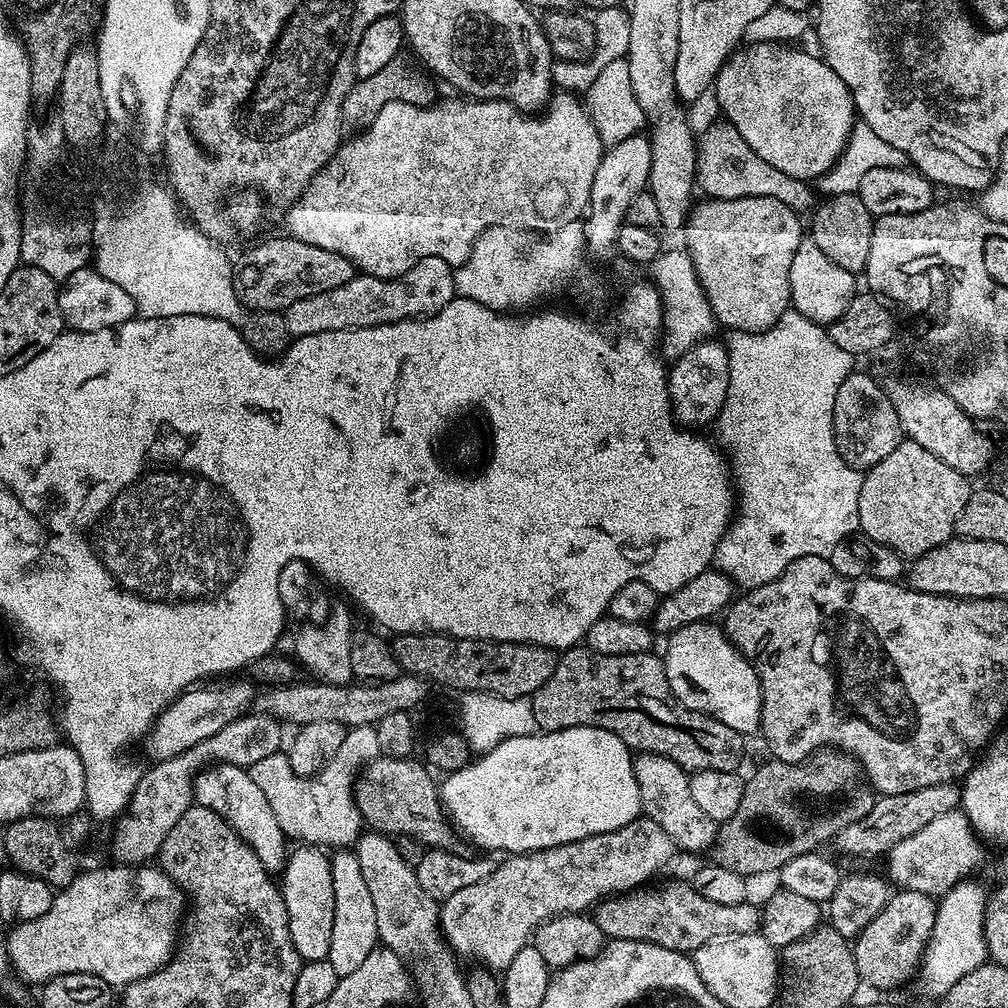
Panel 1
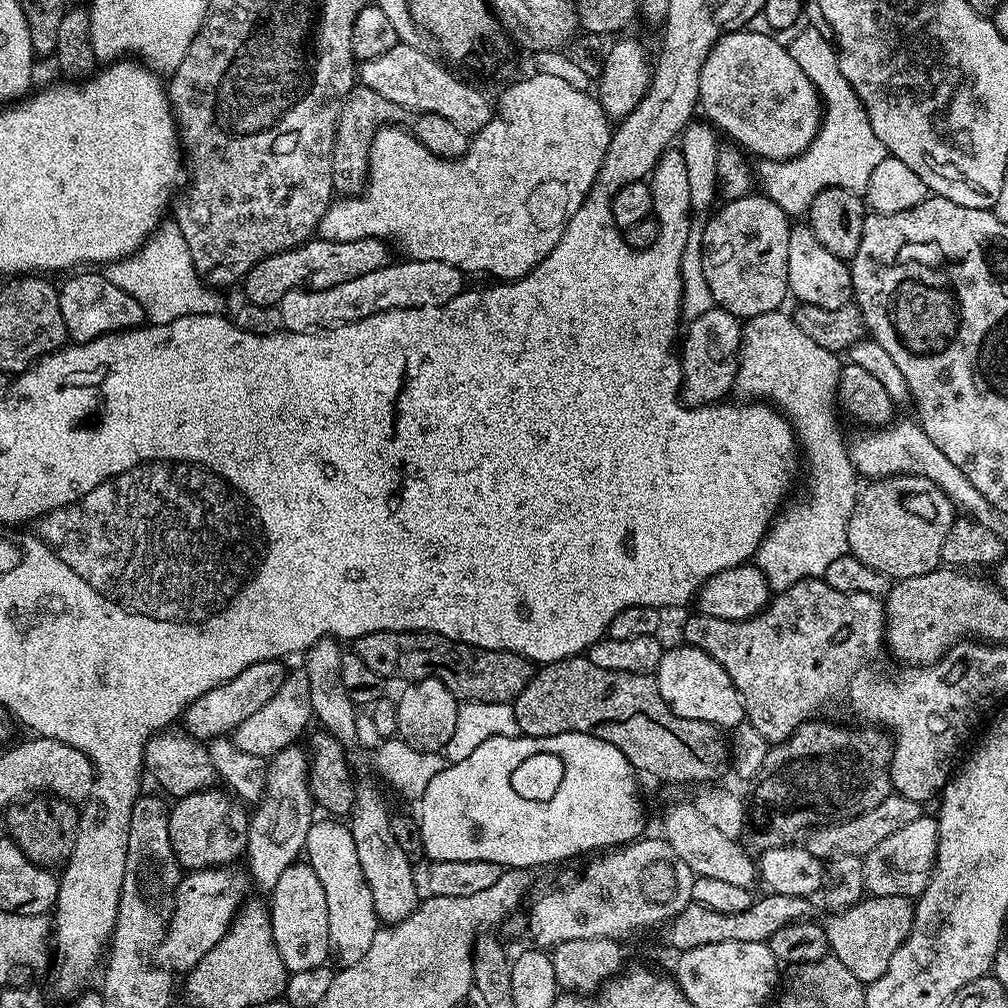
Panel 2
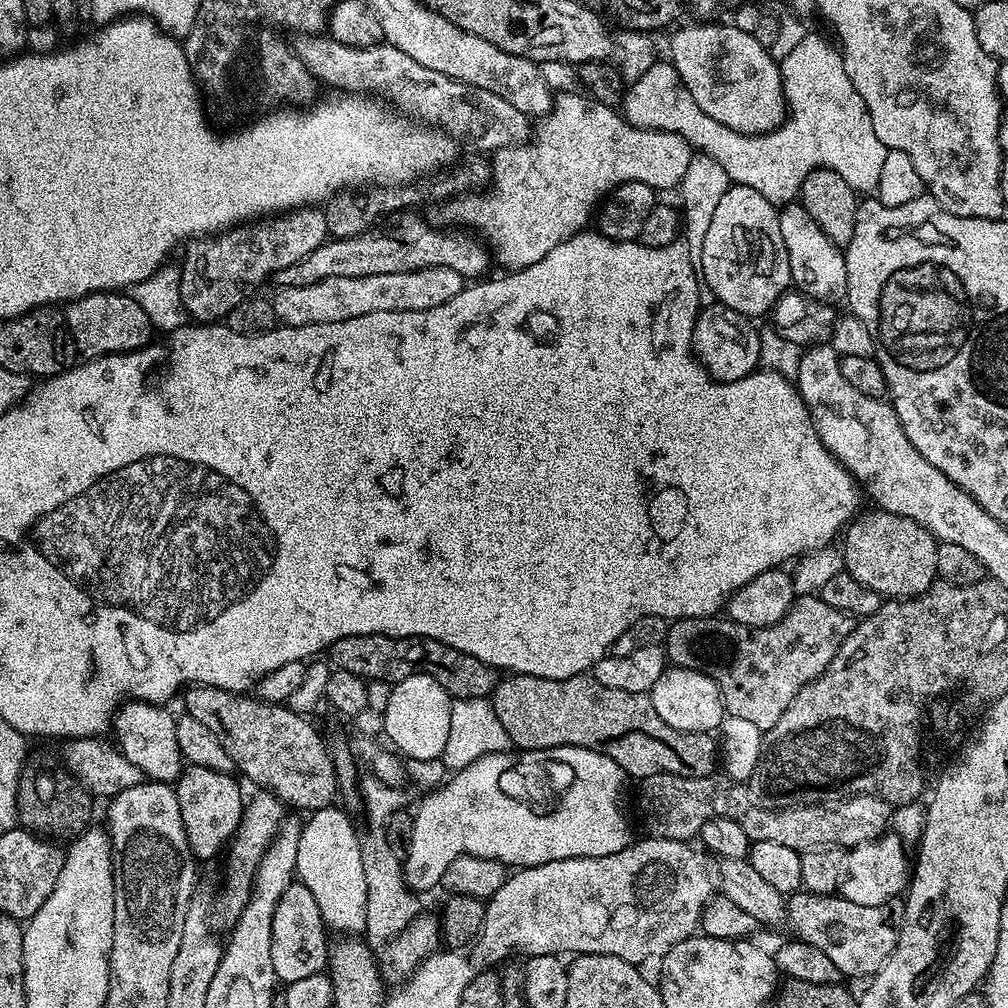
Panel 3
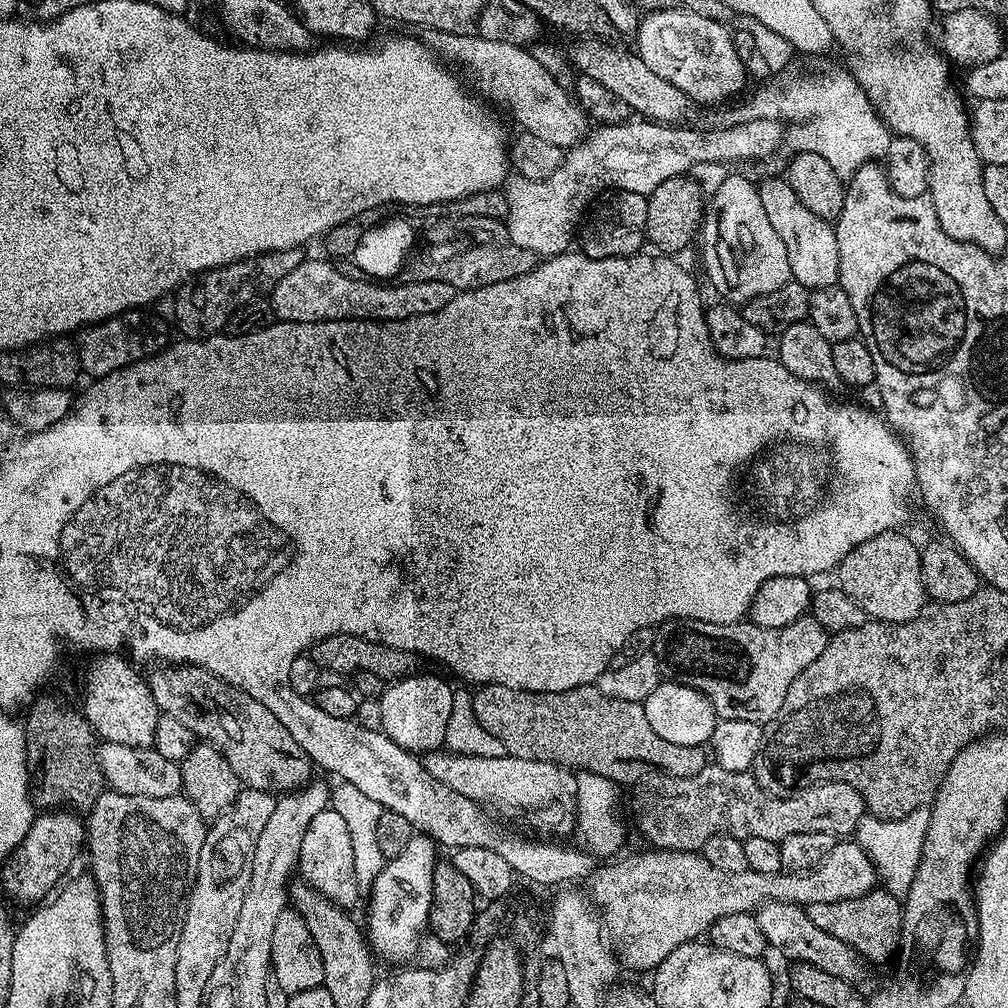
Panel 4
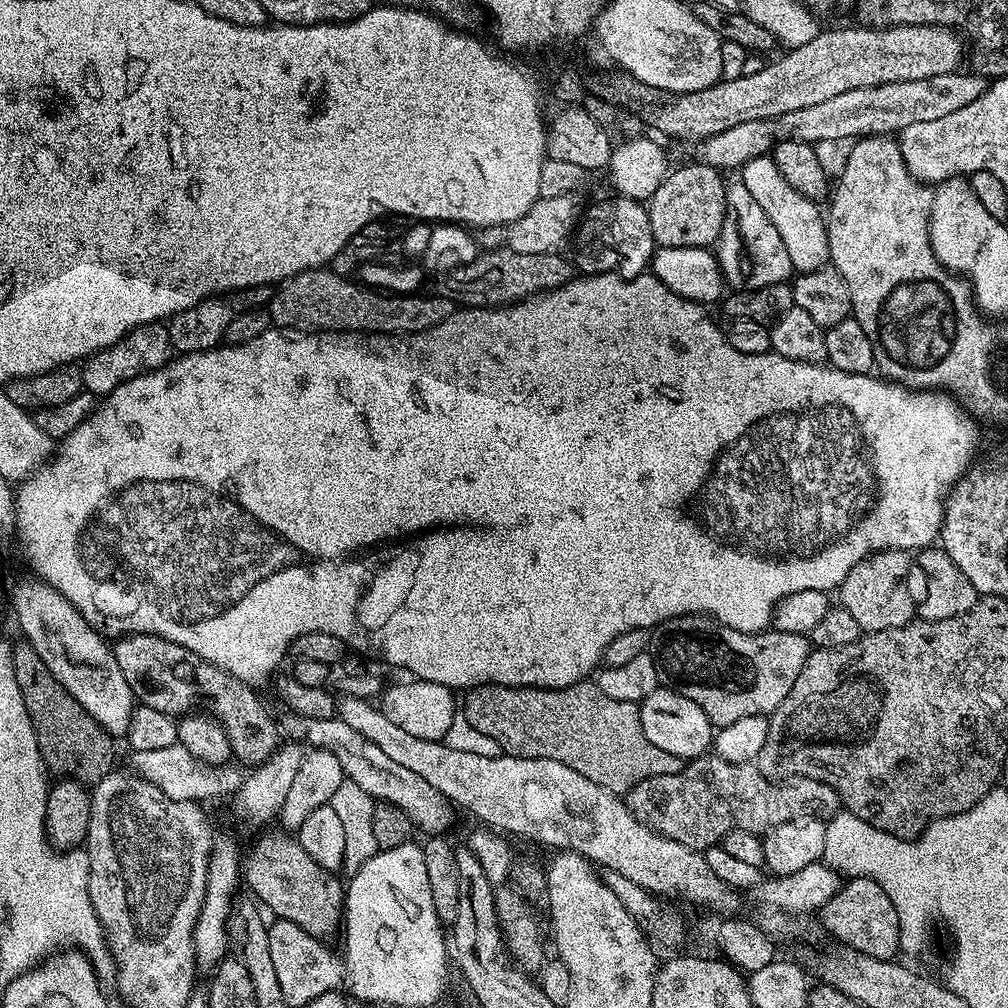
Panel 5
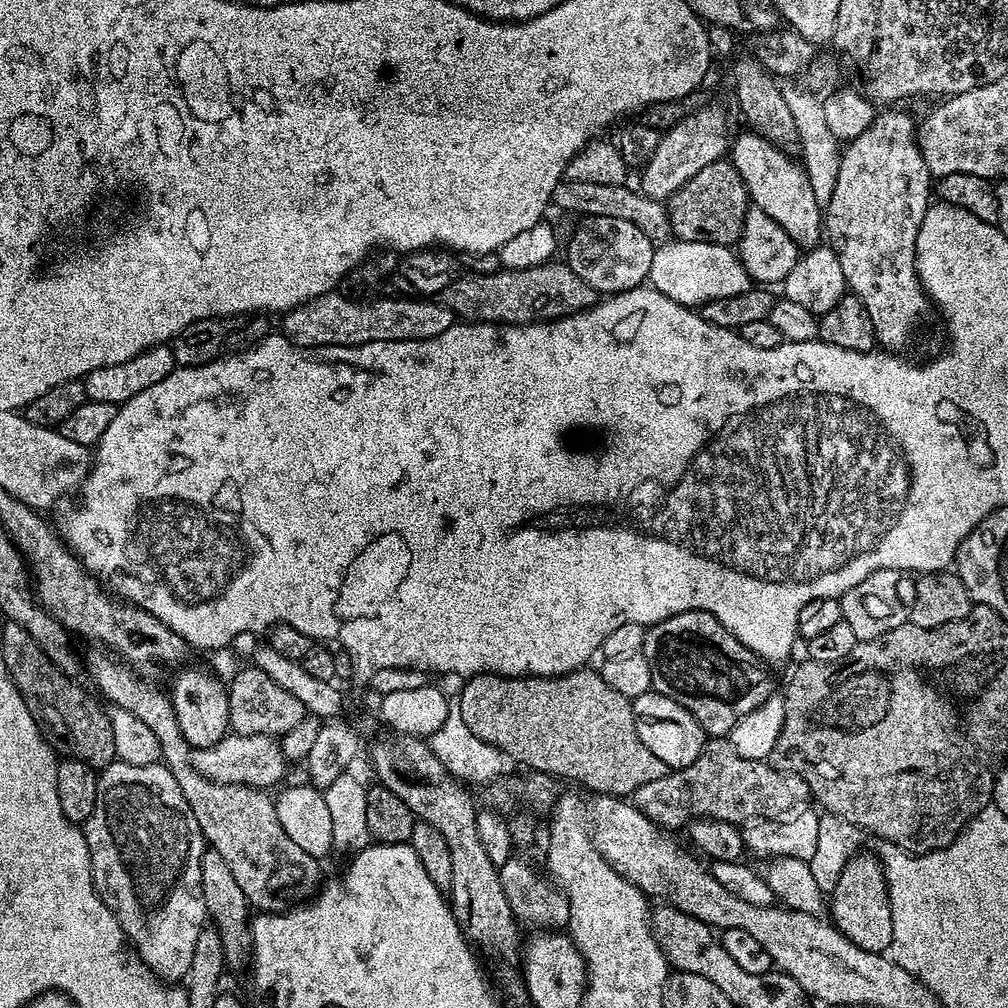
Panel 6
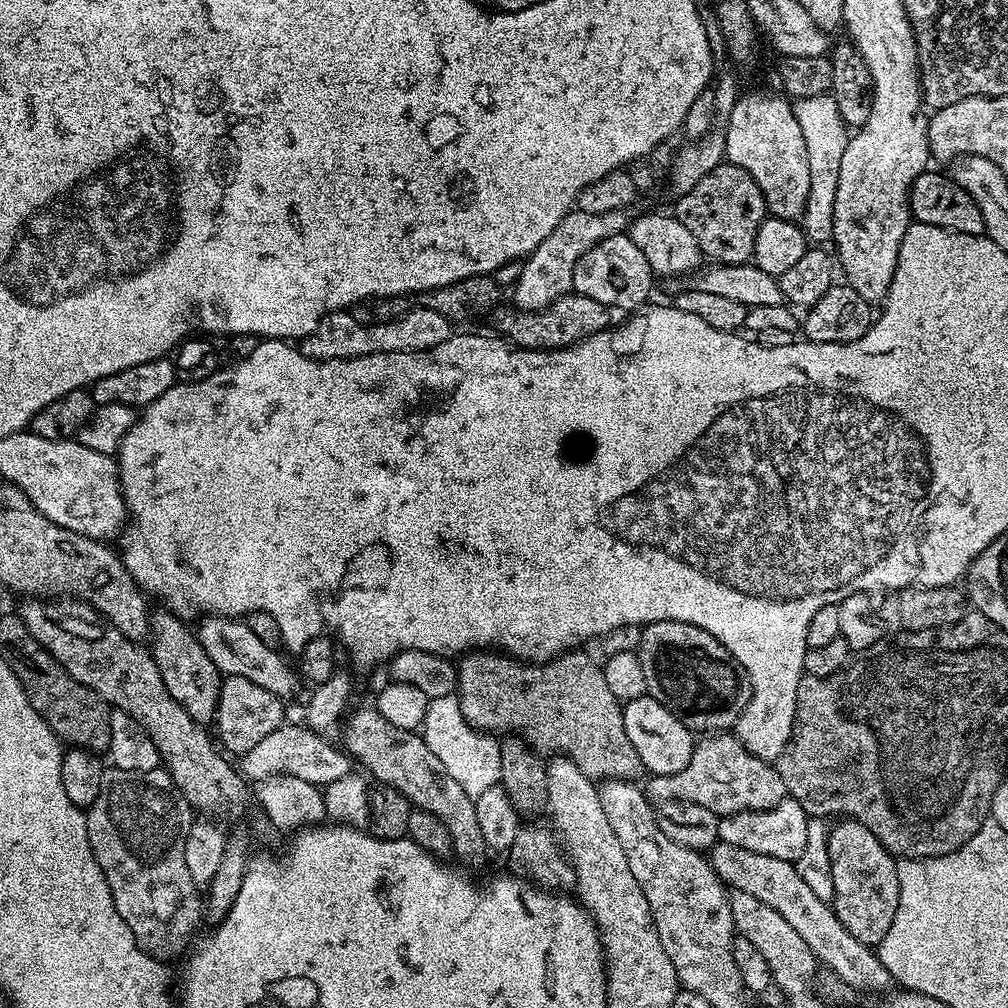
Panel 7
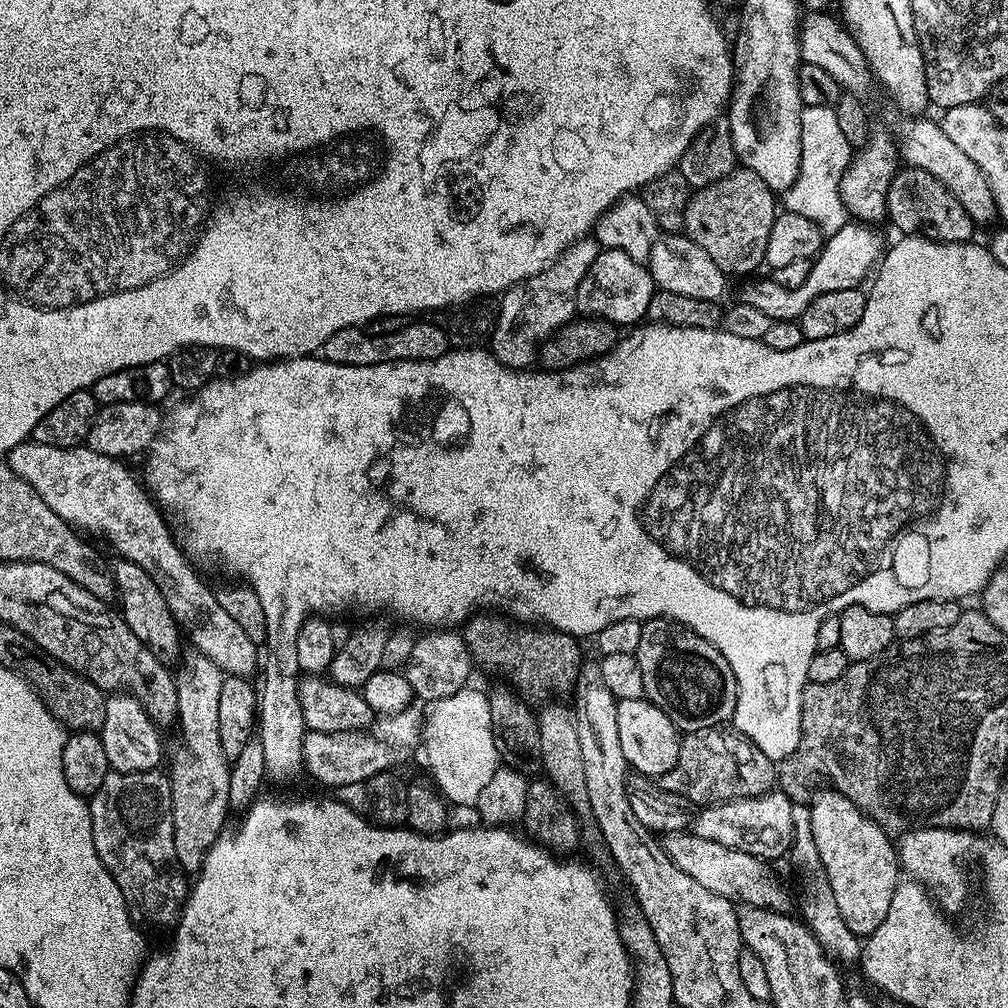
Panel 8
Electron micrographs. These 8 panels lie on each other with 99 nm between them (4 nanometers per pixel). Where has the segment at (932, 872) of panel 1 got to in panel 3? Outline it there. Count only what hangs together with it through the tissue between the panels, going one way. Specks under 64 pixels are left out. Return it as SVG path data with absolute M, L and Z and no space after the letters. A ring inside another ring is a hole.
M895 834L879 836L877 840L871 840L865 844L859 844L851 849L848 856L842 860L842 875L840 878L839 895L846 897L850 902L858 906L882 906L888 900L897 899L907 889L910 883L910 852L907 852L905 841Z

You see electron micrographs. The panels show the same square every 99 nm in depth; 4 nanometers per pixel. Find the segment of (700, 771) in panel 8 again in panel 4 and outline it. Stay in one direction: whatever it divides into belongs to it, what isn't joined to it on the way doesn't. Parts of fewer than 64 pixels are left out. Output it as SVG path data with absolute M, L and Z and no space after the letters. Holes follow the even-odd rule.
M709 763L698 774L690 778L674 778L649 774L643 780L631 785L632 816L640 832L649 840L651 847L666 852L700 852L706 838L714 838L716 832L736 836L739 840L748 838L770 838L774 841L790 838L790 834L821 832L837 838L848 838L855 833L860 819L865 816L864 799L859 788L843 780L825 780L823 784L811 784L791 796L769 796L752 777L751 771L735 772L722 770L718 763Z

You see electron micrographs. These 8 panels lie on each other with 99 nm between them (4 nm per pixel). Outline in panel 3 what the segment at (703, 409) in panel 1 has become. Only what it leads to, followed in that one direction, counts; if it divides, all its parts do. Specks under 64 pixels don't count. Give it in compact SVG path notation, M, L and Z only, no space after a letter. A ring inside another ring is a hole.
M708 302L701 307L696 315L696 325L692 331L692 351L697 360L713 380L722 383L738 382L738 378L746 378L752 372L757 371L760 359L760 332L755 328L749 317L738 314L738 310L730 310L730 306L719 302Z

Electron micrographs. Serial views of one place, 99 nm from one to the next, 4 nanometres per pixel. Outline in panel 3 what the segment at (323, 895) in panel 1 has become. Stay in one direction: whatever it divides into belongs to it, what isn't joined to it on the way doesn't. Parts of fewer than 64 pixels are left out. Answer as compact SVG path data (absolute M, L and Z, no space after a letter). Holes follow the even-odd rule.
M293 882L274 909L272 957L277 981L290 985L298 982L298 978L325 971L330 944L324 941L324 935L326 929L314 894L304 884Z

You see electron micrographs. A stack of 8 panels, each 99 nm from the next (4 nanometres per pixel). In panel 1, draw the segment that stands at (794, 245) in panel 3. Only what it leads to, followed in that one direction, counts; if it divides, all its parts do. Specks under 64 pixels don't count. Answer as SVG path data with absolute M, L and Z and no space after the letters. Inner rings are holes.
M810 238L801 239L798 250L794 250L794 262L790 266L790 298L791 307L798 314L810 318L815 324L830 325L842 314L846 314L846 306L858 294L856 288L857 273L842 270Z

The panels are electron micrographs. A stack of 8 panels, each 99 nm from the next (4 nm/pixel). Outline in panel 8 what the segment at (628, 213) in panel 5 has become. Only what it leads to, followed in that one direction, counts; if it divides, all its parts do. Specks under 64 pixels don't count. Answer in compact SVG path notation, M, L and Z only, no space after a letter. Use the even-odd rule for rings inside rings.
M606 248L600 251L598 258L590 262L590 270L586 270L586 278L582 278L582 286L578 286L578 298L576 299L576 311L588 318L608 320L617 326L636 326L648 315L650 298L657 292L656 283L647 267L641 261L630 258L630 254L622 254L622 250Z

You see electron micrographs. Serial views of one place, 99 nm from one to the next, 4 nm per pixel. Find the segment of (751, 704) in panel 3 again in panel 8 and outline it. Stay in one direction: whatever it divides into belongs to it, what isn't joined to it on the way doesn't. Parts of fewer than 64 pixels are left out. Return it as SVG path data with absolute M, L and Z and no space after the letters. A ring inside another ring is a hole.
M664 618L646 620L642 623L642 642L638 642L635 656L638 658L638 667L642 669L645 697L657 704L681 733L724 726L731 721L736 709L734 670L730 670L730 662L722 658L722 654L709 640Z

